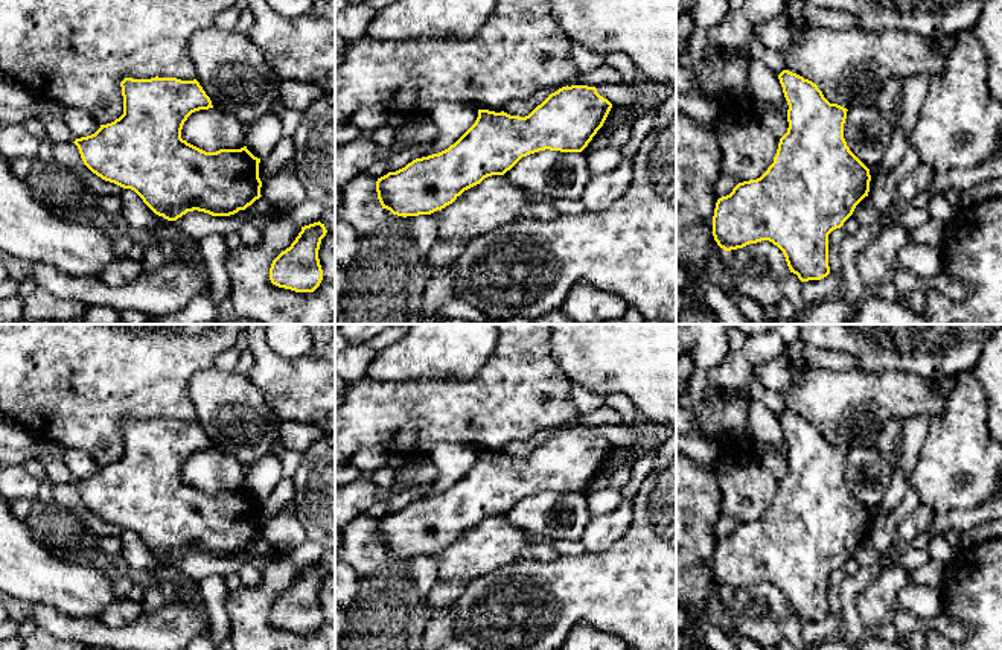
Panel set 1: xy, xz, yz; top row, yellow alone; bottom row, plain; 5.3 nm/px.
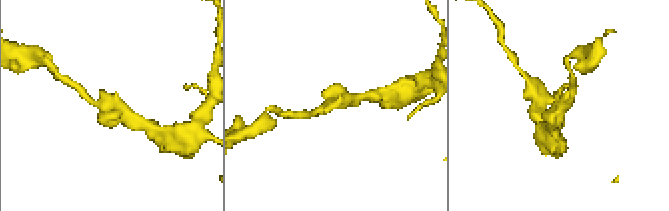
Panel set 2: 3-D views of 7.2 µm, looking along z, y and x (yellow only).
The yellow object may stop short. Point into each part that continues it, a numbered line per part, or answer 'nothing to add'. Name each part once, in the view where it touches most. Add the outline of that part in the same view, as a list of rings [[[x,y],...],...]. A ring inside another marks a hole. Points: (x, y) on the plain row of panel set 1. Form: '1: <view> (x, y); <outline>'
nothing to add

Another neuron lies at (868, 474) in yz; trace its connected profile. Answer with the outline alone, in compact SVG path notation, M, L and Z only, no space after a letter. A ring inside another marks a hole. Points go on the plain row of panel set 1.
M874 448L851 449L844 464L850 492L870 510L877 505L892 481L892 464Z

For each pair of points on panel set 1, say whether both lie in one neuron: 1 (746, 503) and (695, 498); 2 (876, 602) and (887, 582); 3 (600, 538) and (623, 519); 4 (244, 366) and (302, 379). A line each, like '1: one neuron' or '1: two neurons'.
1: two neurons
2: one neuron
3: one neuron
4: two neurons

